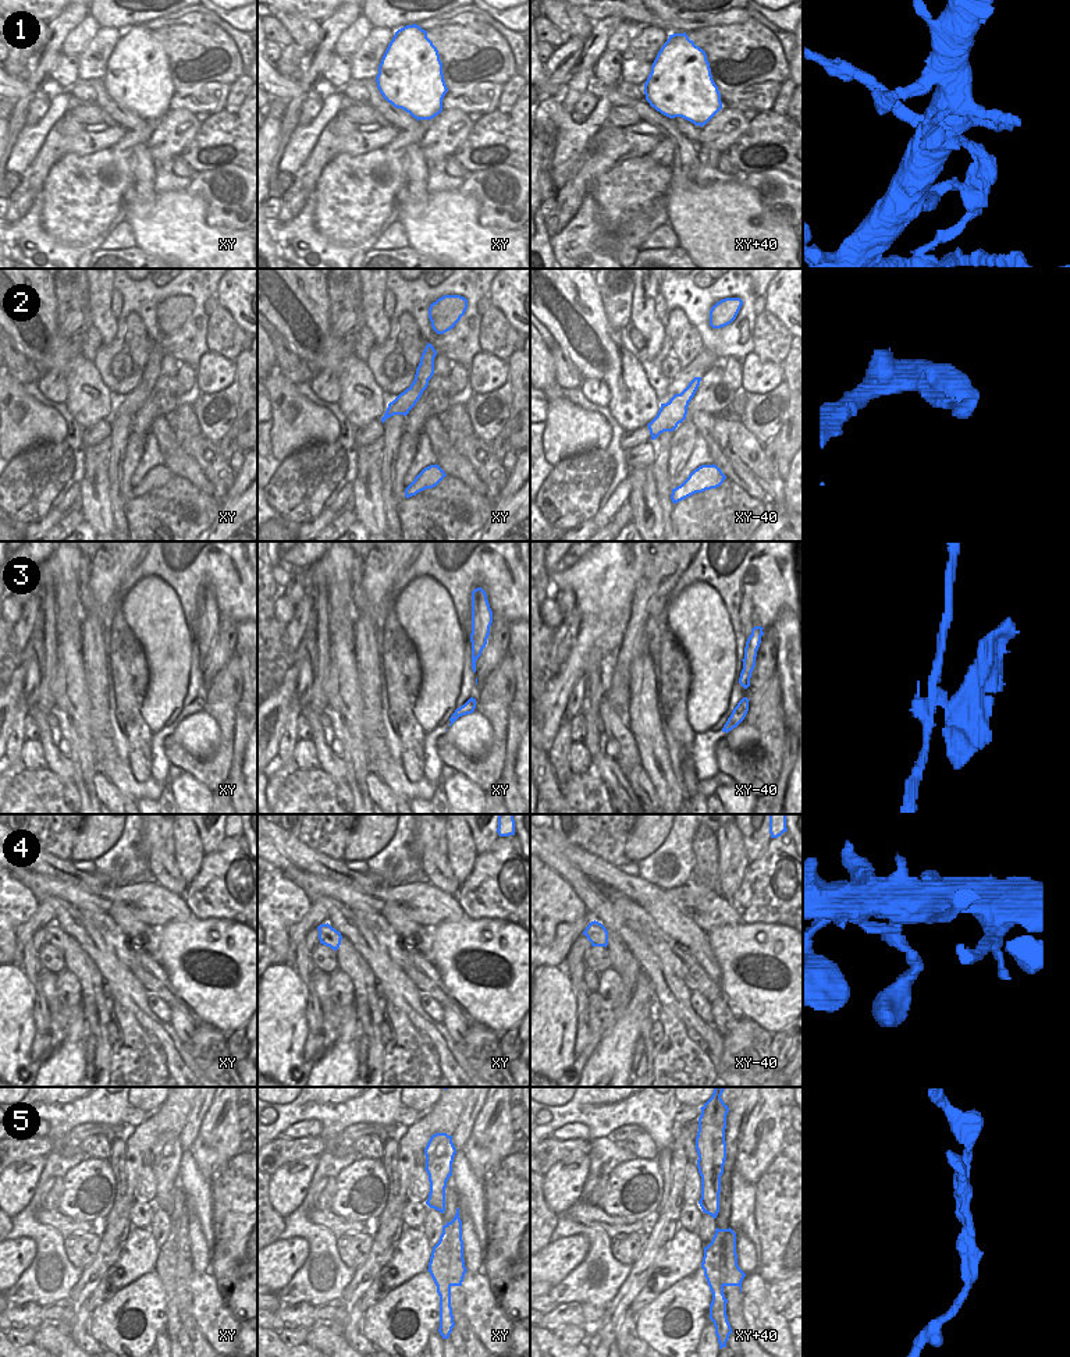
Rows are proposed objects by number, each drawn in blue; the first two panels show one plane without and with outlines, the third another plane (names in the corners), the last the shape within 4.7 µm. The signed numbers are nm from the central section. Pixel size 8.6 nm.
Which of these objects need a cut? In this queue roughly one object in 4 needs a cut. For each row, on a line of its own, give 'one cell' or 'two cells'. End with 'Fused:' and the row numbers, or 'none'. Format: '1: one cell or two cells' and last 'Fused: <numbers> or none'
1: one cell
2: one cell
3: two cells
4: one cell
5: two cells
Fused: 3, 5

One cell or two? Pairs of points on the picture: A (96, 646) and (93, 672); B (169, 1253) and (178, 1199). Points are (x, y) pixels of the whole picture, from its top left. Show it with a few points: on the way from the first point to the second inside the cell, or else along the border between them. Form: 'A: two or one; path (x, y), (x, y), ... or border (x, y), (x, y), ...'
A: one; path (96, 653), (96, 665)
B: one; path (171, 1239), (177, 1212)

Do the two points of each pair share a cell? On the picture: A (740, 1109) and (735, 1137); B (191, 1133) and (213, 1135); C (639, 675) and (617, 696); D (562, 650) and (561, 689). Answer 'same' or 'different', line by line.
A: same
B: different
C: different
D: different

